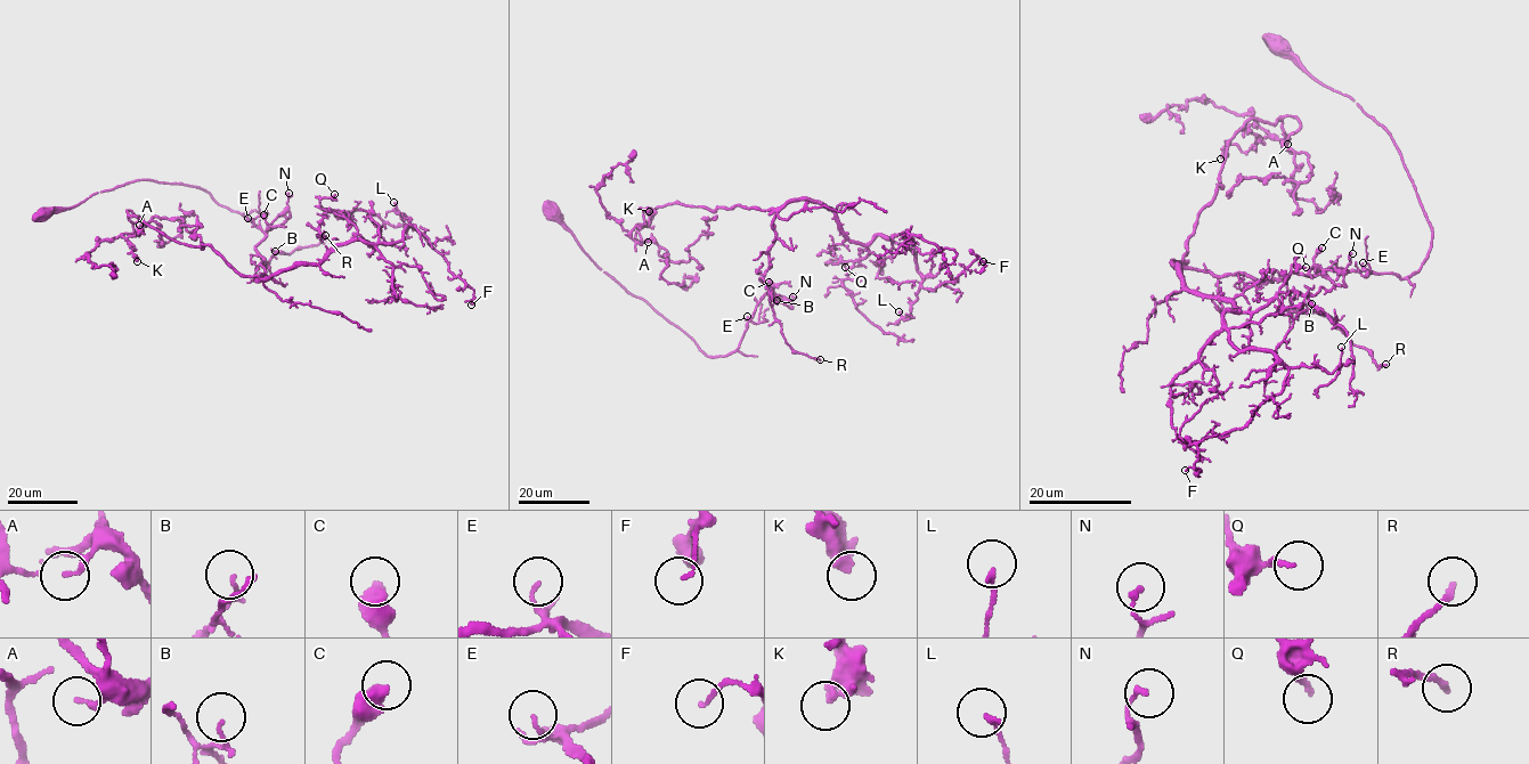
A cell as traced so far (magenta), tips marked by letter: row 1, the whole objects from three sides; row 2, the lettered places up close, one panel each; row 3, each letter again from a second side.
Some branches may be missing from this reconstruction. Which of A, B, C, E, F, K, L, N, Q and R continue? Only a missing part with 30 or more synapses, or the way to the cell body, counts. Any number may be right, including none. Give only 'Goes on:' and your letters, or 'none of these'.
Goes on: none of these

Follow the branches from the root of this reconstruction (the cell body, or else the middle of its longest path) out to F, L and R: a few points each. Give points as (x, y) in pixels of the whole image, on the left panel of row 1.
F: (42, 213), (135, 180), (198, 187), (265, 233), (261, 281), (352, 241), (399, 241), (409, 224), (471, 305)
L: (42, 213), (135, 180), (198, 187), (265, 233), (261, 281), (352, 241), (400, 240), (413, 226), (393, 202)
R: (42, 213), (148, 180), (198, 187), (246, 214), (265, 233), (255, 248), (268, 265), (275, 252), (325, 235)

